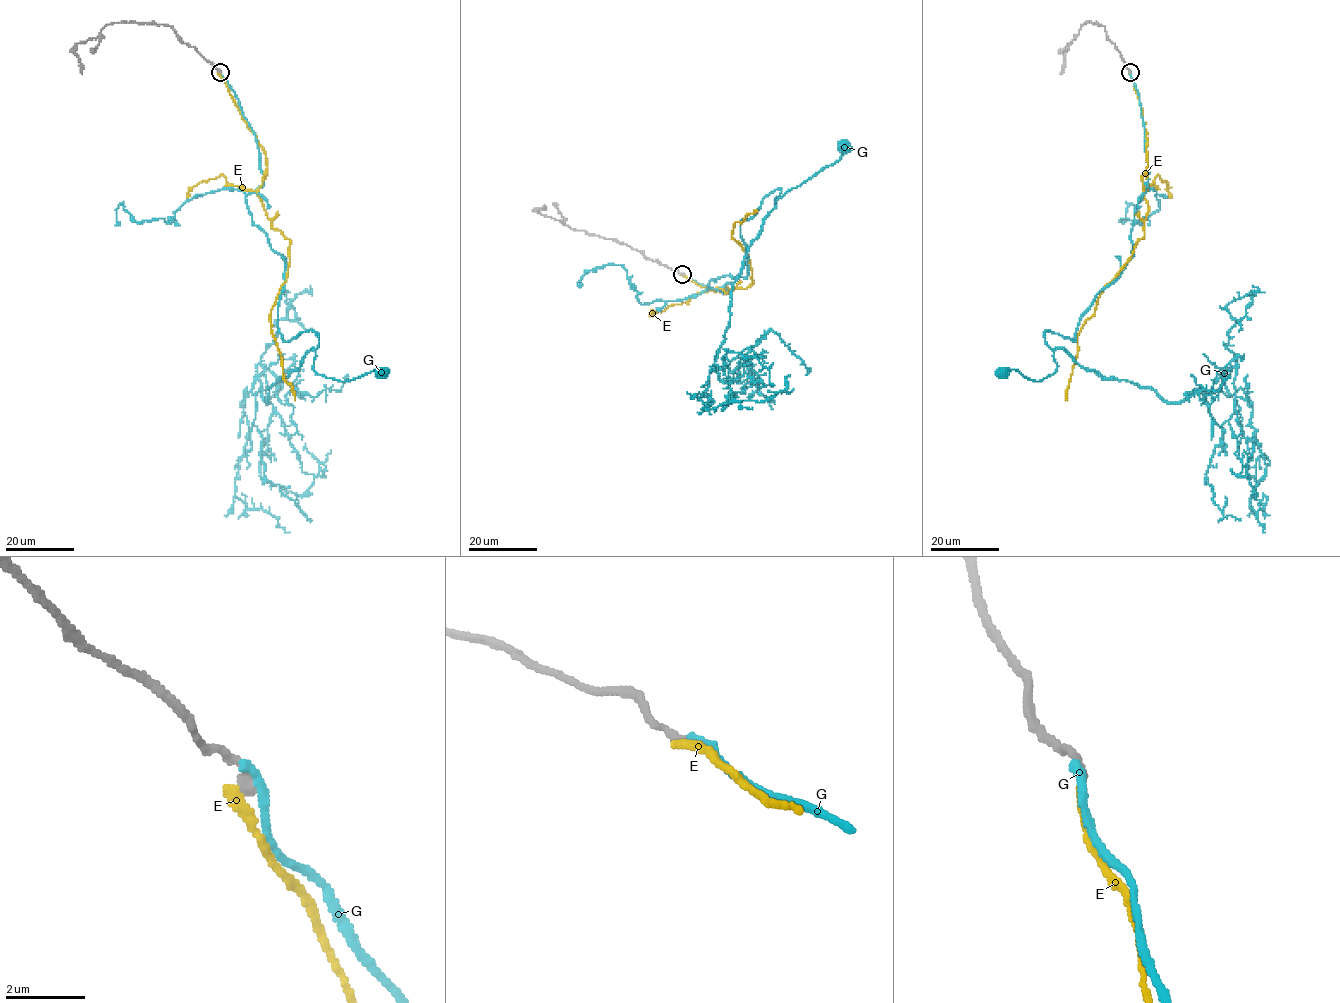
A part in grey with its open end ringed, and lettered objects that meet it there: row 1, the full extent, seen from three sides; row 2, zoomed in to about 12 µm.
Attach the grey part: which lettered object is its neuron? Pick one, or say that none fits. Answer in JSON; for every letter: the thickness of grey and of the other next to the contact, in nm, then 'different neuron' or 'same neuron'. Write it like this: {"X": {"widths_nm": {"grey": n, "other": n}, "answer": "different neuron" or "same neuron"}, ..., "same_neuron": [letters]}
{"E": {"widths_nm": {"grey": 240, "other": 240}, "answer": "different neuron"}, "G": {"widths_nm": {"grey": 260, "other": 220}, "answer": "different neuron"}, "same_neuron": []}

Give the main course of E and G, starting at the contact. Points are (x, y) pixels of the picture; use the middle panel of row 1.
E: (681, 274), (714, 291), (746, 288), (752, 282), (749, 256), (732, 231), (756, 210)
G: (682, 273), (726, 292), (708, 284), (747, 274), (740, 221), (844, 147)

